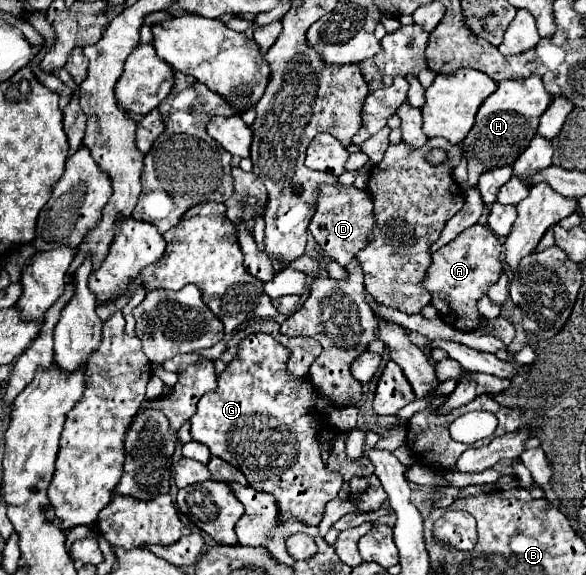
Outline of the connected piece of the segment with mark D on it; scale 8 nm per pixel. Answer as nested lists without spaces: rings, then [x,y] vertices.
[[[321,185],[321,193],[317,199],[317,211],[313,215],[313,221],[309,225],[309,231],[313,233],[315,241],[321,245],[321,249],[337,261],[341,267],[347,267],[355,253],[365,247],[365,241],[369,239],[369,233],[375,225],[373,221],[373,201],[365,189],[357,187],[345,187],[345,185]]]

